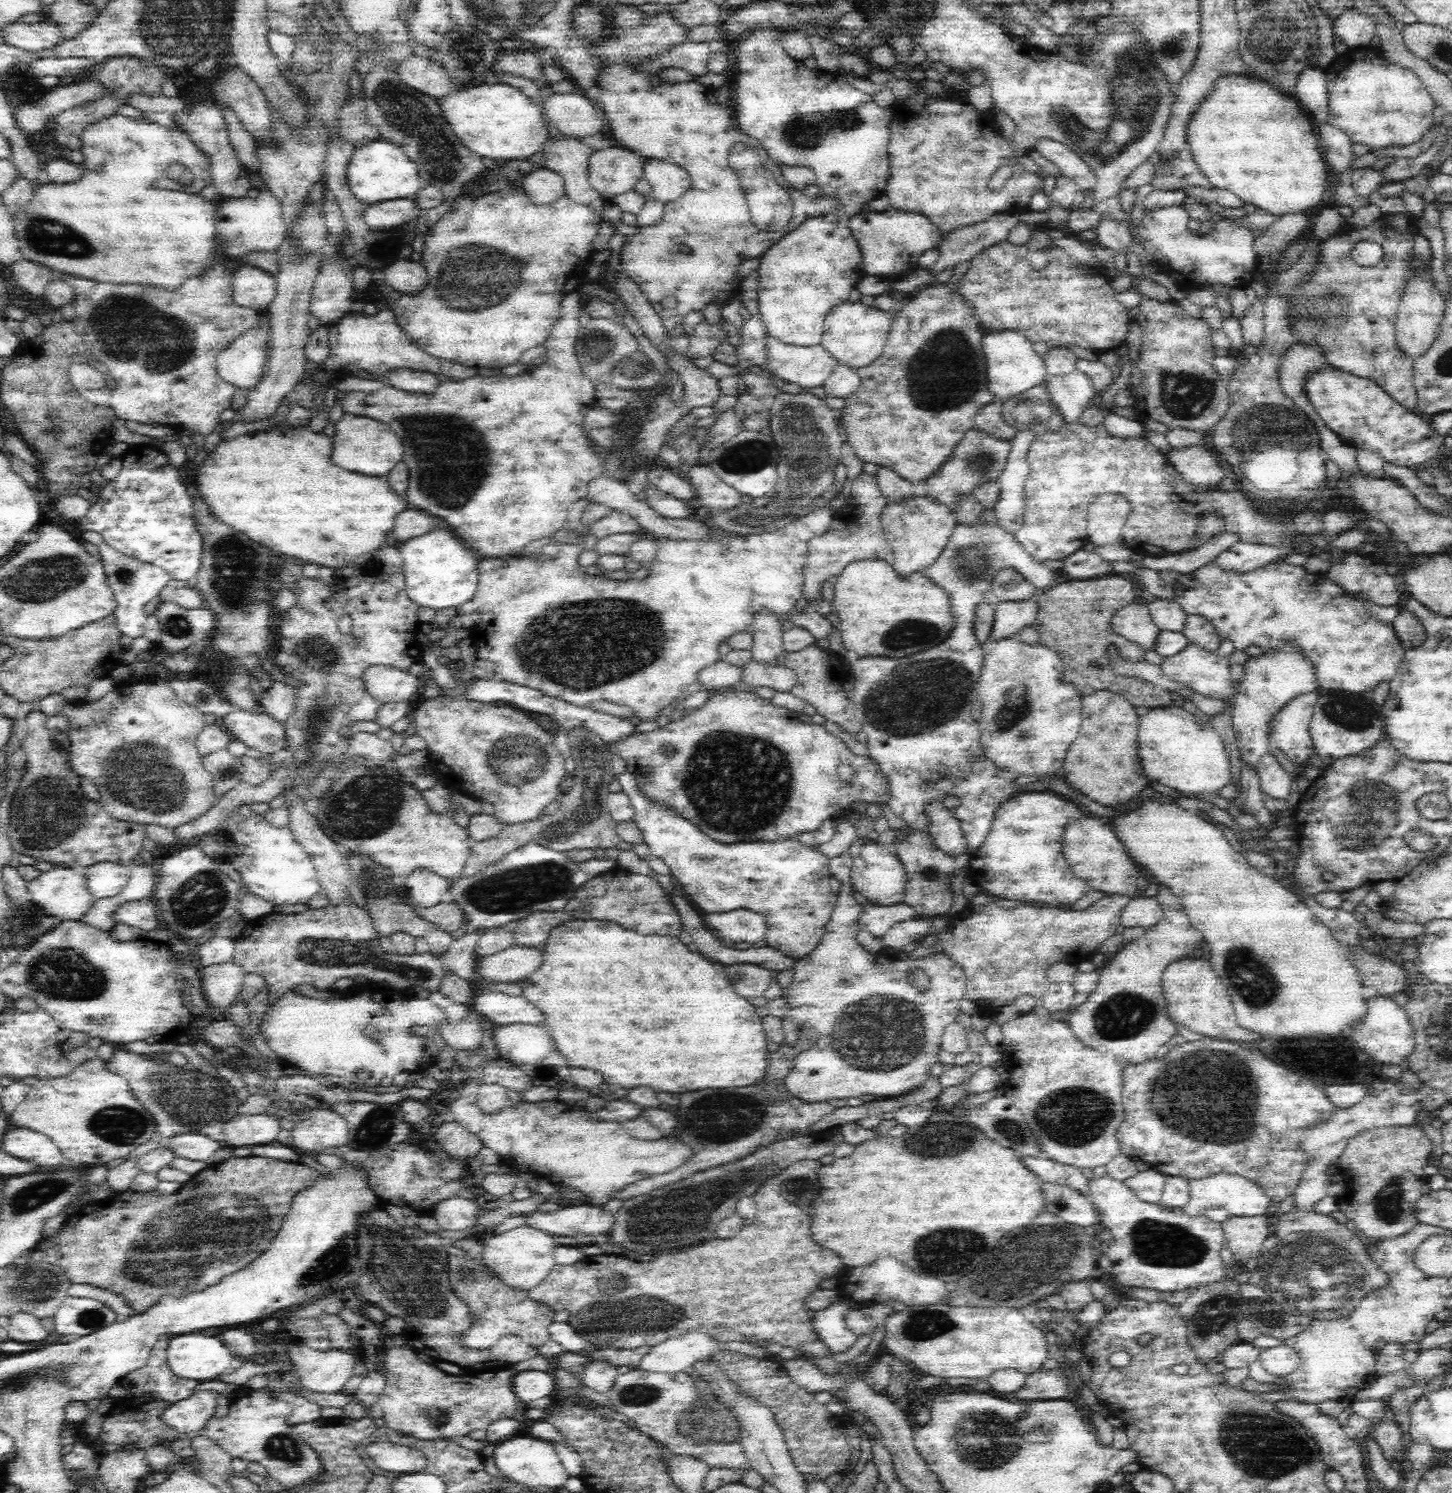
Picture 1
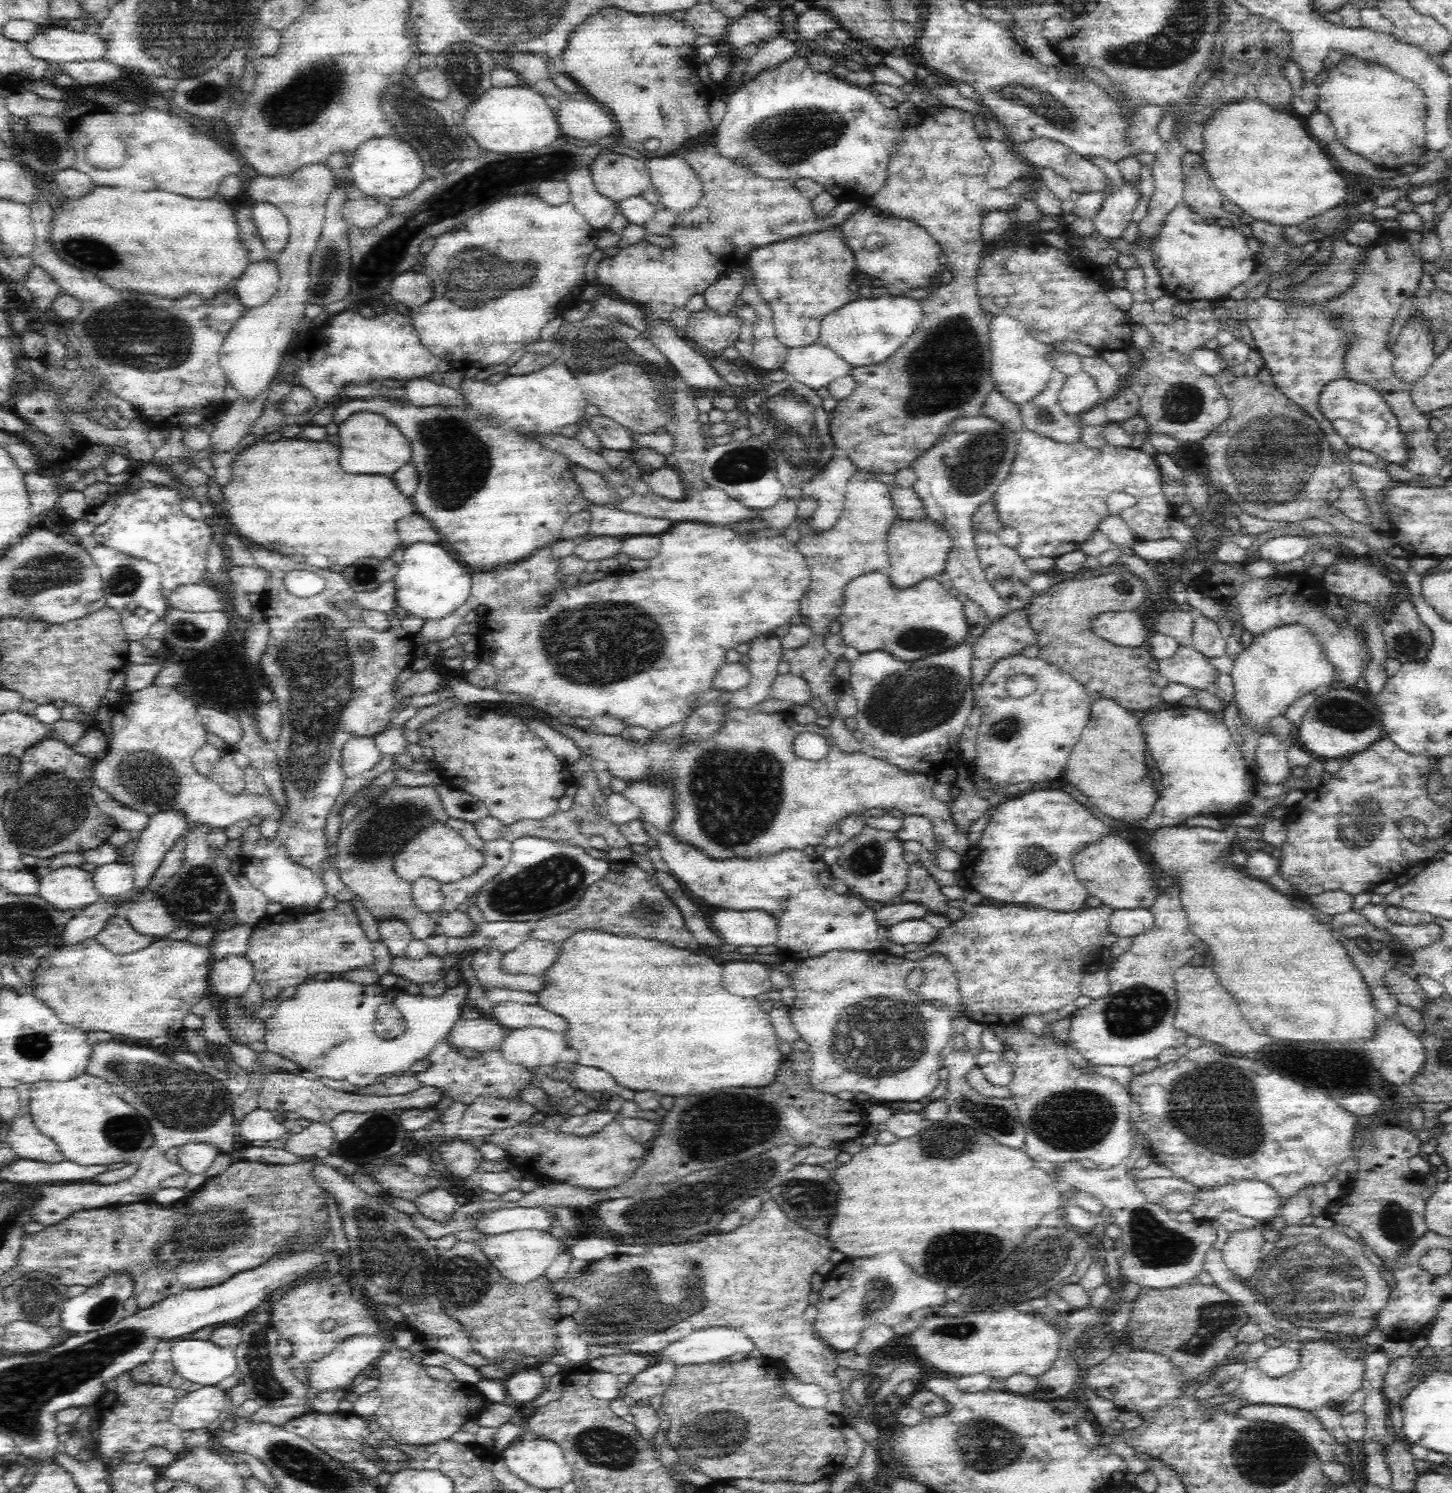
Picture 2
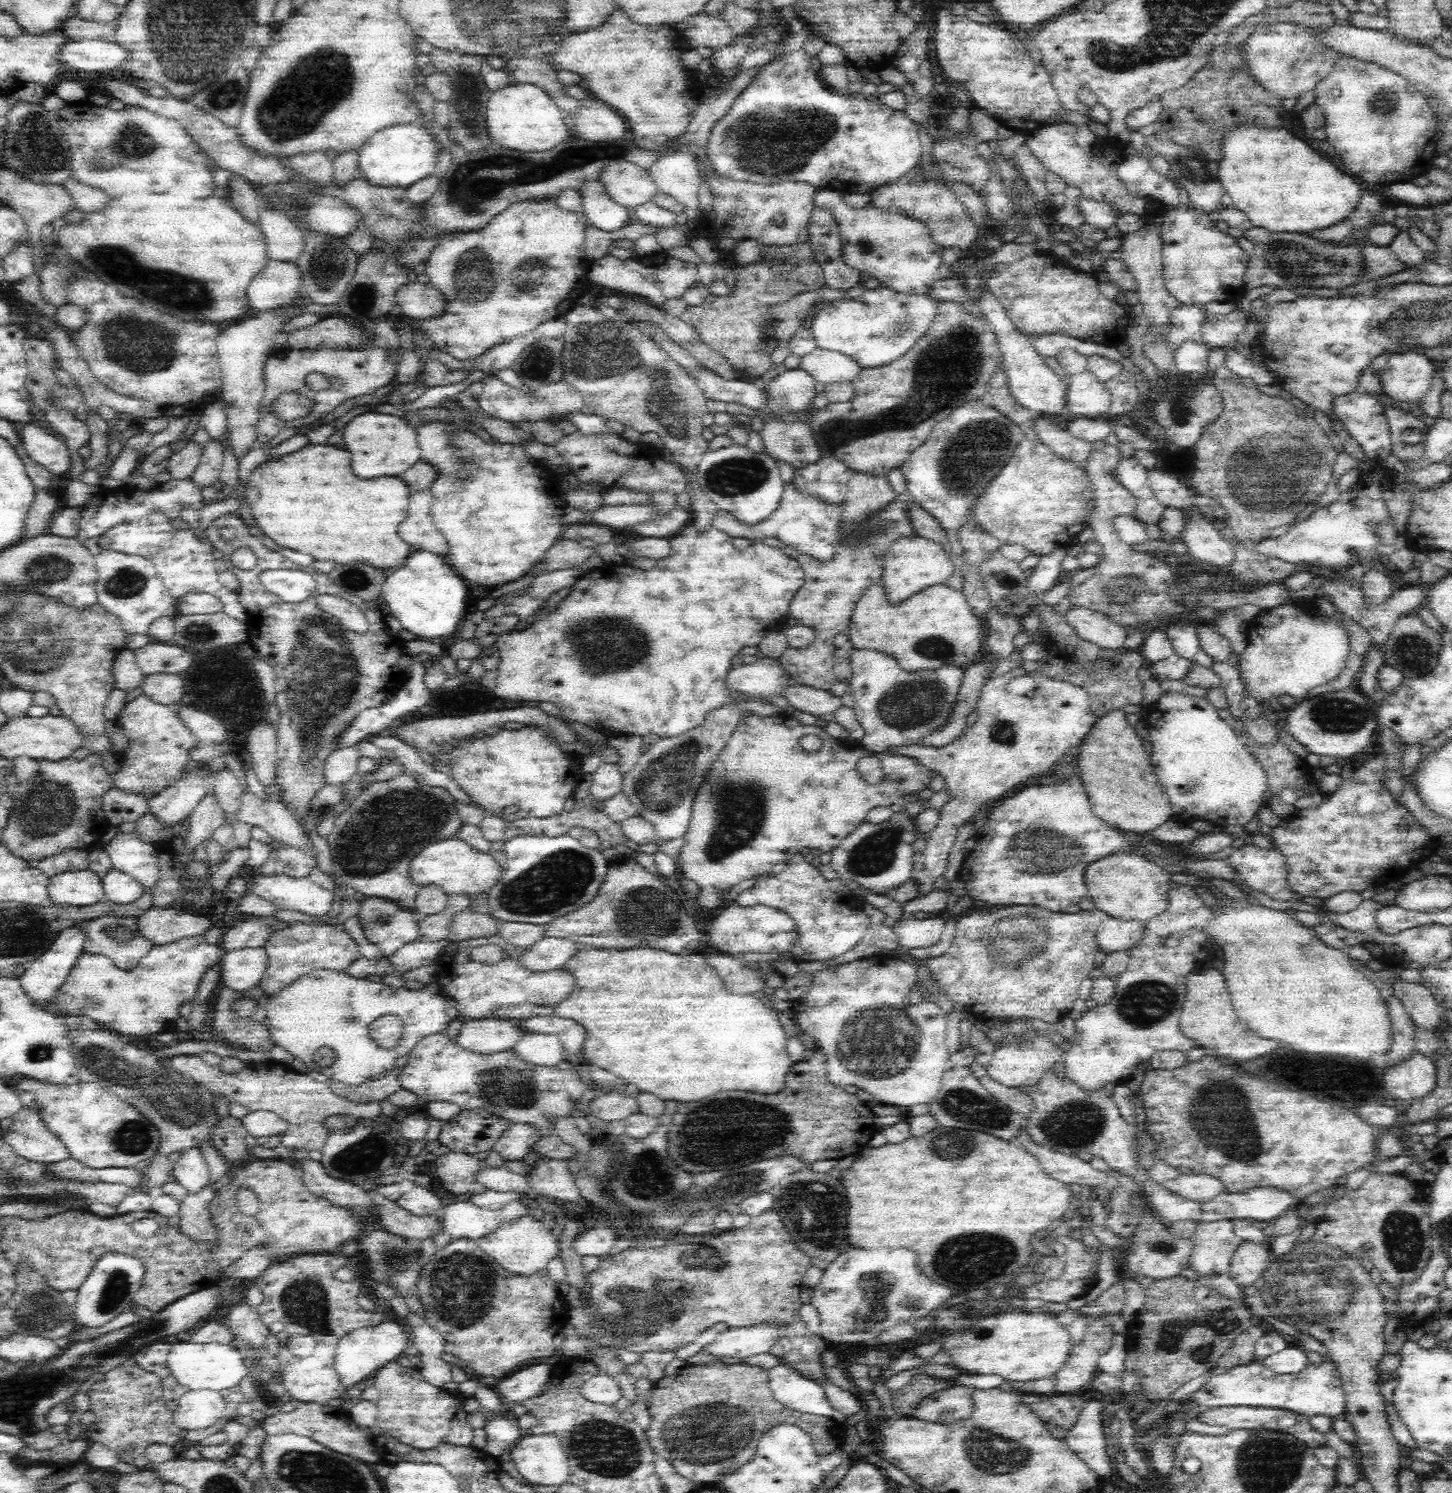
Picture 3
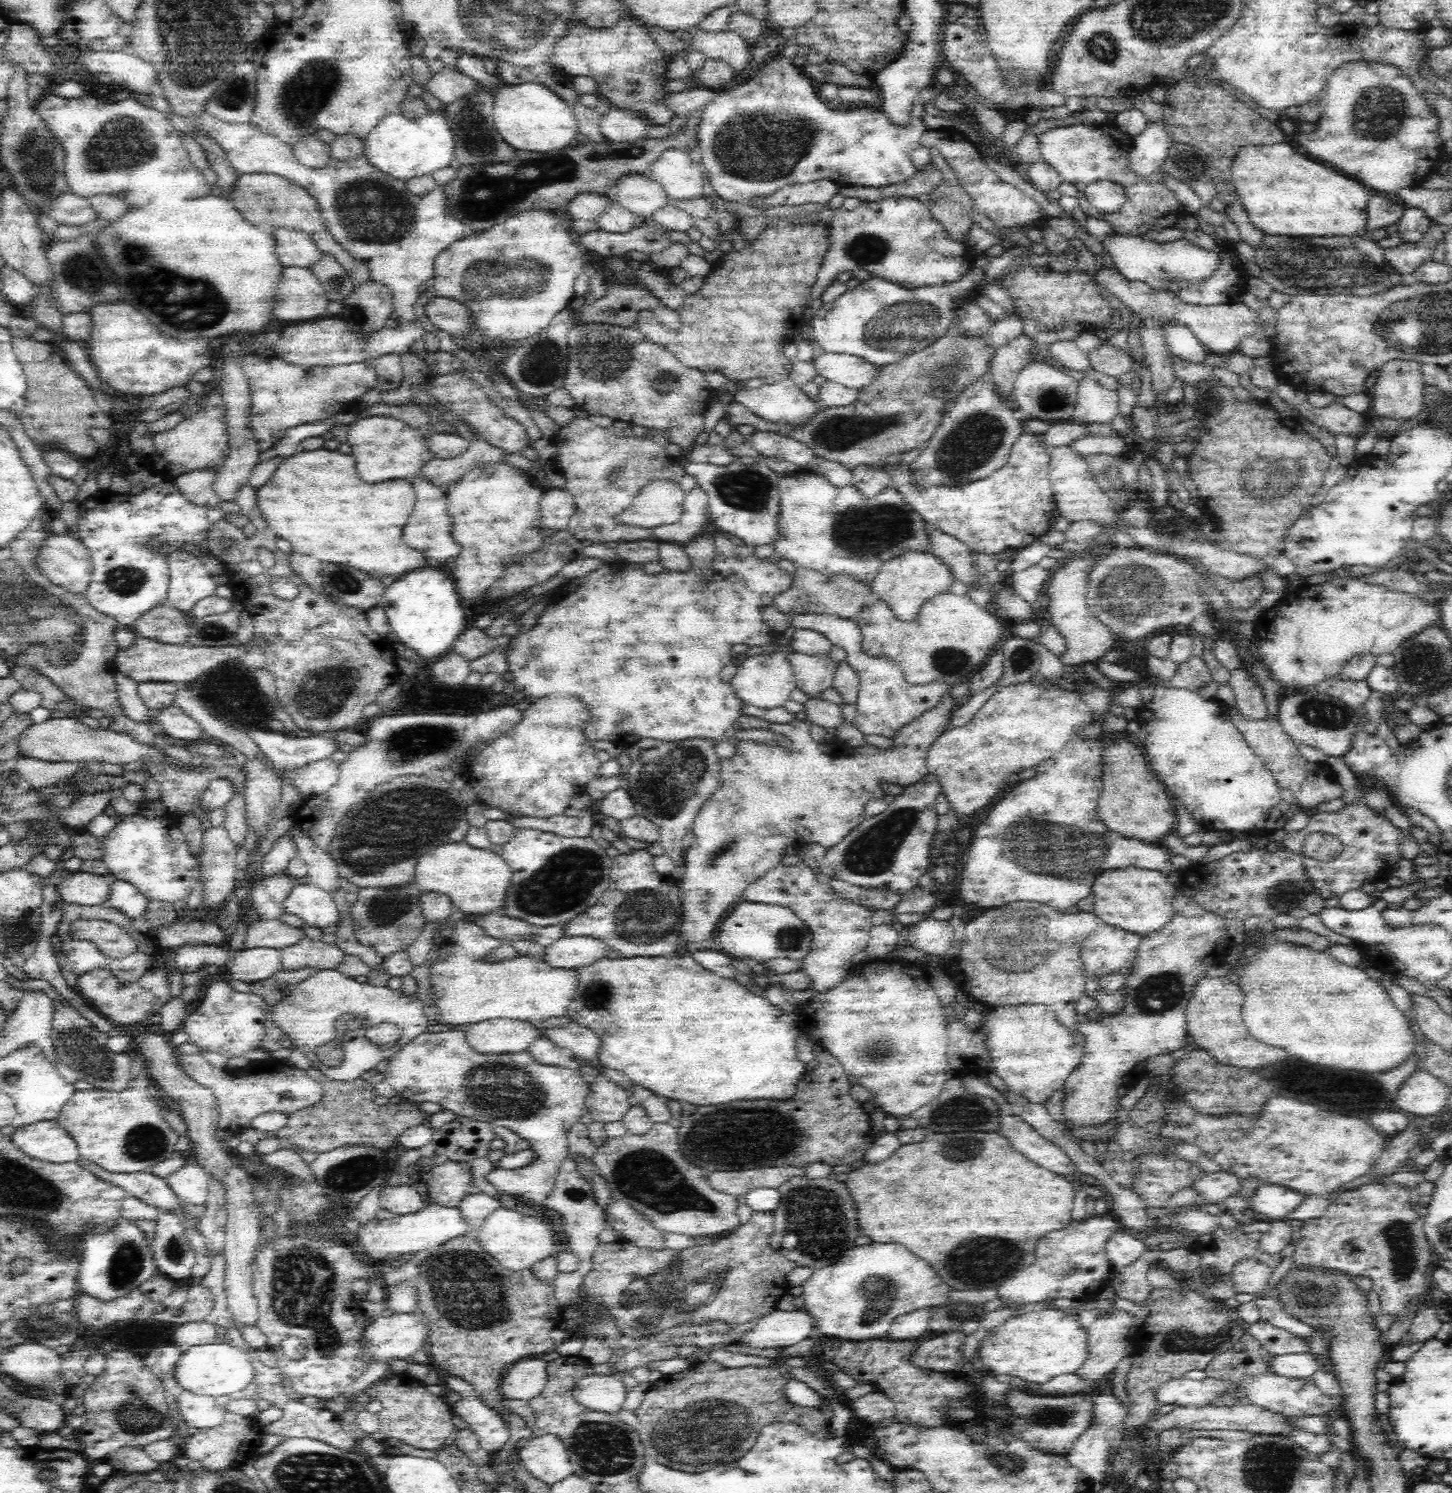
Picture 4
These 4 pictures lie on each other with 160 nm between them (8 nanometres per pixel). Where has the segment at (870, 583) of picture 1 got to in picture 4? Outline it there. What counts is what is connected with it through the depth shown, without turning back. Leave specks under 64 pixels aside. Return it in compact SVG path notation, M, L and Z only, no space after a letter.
M949 592L926 601L912 622L902 622L897 619L890 607L880 599L871 606L864 607L856 617L863 636L864 652L871 657L894 661L903 672L906 682L916 686L930 683L948 683L948 686L953 686L969 682L971 676L984 666L991 654L996 652L1008 638L1004 635L1005 628L988 611L988 607L978 606L969 596L956 596Z

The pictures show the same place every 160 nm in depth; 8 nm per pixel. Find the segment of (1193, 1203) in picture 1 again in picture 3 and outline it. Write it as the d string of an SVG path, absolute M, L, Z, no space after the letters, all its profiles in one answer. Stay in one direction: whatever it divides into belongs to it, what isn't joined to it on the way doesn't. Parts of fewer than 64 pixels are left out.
M1272 1186L1257 1187L1245 1193L1224 1192L1214 1200L1201 1203L1202 1210L1218 1212L1226 1220L1263 1220L1270 1224L1296 1205L1292 1194Z

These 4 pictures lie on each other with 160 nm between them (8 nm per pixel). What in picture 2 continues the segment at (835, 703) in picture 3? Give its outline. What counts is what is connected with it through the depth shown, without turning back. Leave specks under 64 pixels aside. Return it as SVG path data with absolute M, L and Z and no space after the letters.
M793 674L778 675L771 686L771 698L776 700L784 700L790 704L810 704L813 698L808 683L799 676Z

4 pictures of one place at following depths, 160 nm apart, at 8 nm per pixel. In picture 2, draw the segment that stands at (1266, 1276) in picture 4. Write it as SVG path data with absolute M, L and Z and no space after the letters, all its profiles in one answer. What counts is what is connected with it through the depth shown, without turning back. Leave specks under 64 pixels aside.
M1261 1229L1232 1232L1223 1246L1224 1262L1240 1280L1250 1279L1261 1266L1264 1255Z

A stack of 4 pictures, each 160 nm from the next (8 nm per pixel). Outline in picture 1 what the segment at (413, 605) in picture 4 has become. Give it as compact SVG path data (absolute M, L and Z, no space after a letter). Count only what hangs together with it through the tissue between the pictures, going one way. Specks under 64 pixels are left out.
M434 528L405 543L399 543L398 549L403 561L406 595L418 608L444 610L456 608L473 599L479 578L480 559L454 533Z

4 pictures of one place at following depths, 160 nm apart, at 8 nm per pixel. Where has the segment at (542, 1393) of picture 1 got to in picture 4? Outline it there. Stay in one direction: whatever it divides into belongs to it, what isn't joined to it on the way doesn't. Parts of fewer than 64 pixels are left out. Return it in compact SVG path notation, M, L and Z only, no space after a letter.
M541 1358L524 1359L504 1370L500 1389L507 1400L528 1402L540 1395L547 1381L546 1361Z

